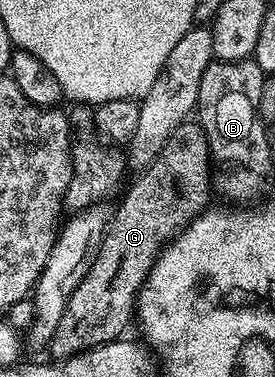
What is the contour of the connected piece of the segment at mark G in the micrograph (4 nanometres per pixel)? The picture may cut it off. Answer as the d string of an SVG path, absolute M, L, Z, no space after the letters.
M198 121L182 122L165 140L161 152L157 152L150 162L146 163L143 175L126 187L122 195L123 203L116 208L115 214L110 215L107 228L103 232L103 239L99 249L95 252L95 259L85 272L81 284L69 296L69 304L61 316L61 324L57 324L55 335L51 338L49 349L51 358L62 360L79 353L81 350L92 350L95 346L103 346L106 342L113 342L124 337L127 325L137 314L139 290L145 284L153 264L162 254L164 248L192 222L196 216L208 209L213 194L213 163L211 149L207 143L207 133Z

